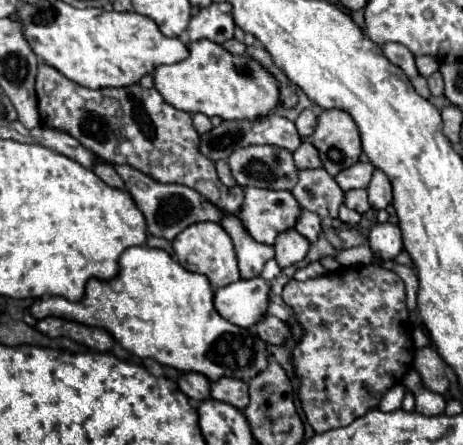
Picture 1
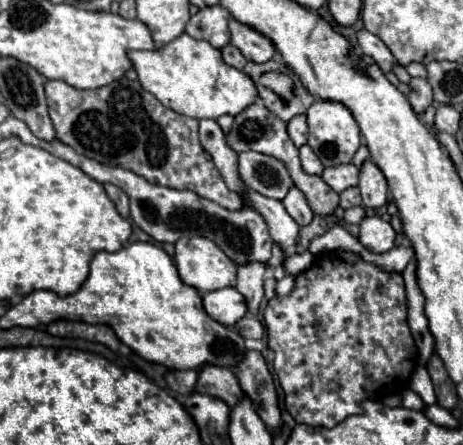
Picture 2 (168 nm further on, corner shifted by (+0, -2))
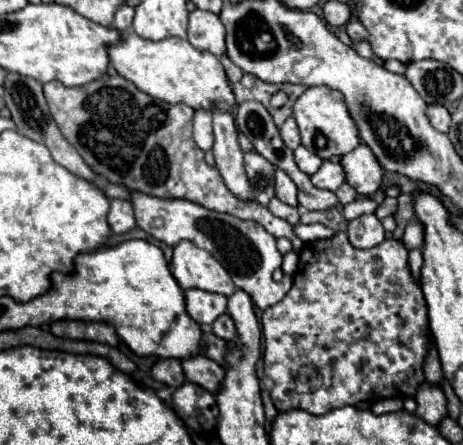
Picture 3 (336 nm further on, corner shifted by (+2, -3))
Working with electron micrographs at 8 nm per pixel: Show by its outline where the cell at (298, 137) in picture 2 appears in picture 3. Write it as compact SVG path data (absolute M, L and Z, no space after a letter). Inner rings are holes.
M294 117L286 119L286 123L280 127L280 135L282 135L282 141L286 143L286 147L296 149L300 145L300 133L298 133L298 125L296 125Z

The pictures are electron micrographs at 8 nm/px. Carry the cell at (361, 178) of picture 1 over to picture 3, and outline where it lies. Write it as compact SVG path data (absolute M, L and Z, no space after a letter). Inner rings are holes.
M324 161L322 167L312 175L312 183L318 189L328 189L328 191L336 191L344 181L346 181L344 169L340 163L334 161Z

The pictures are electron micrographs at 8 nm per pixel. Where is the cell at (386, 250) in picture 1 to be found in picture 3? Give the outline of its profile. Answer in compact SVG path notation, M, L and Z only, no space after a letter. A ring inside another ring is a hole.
M360 215L348 223L348 239L356 249L370 249L384 241L384 227L376 215Z

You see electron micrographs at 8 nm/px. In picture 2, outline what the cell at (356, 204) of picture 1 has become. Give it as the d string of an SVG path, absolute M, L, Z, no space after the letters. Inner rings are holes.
M356 186L352 188L346 188L342 194L340 194L340 206L346 210L346 208L352 208L352 206L360 206L362 204L362 198L360 198L360 192Z

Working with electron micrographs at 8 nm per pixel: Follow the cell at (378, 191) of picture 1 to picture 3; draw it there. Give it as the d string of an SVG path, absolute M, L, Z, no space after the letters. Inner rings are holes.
M360 143L354 151L342 157L342 167L346 173L346 183L352 185L358 195L372 197L382 189L382 167L376 161L374 153L368 149L368 145Z

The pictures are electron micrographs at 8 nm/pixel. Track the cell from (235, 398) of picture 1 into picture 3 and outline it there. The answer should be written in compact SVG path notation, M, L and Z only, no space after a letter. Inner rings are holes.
M196 355L196 357L184 359L182 367L184 367L184 375L190 383L200 385L214 395L220 391L222 381L224 381L224 369L216 361L208 359L204 355Z

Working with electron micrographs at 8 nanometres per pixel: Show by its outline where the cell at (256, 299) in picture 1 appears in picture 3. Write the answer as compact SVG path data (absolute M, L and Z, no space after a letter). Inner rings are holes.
M188 289L184 293L184 297L186 297L186 311L200 325L212 325L212 321L216 321L216 317L220 317L220 313L228 311L228 307L226 307L228 299L218 293Z

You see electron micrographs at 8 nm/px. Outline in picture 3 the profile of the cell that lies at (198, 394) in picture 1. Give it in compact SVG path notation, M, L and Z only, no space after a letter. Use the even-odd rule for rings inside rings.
M160 359L154 367L152 367L152 377L160 383L166 383L174 389L178 389L180 385L186 383L184 371L182 371L182 363L178 359Z

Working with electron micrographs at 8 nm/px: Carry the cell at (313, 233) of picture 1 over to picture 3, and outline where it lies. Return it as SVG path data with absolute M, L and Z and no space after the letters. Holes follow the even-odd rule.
M282 169L276 171L276 197L280 201L284 201L286 205L298 207L298 189L296 189L294 181Z

